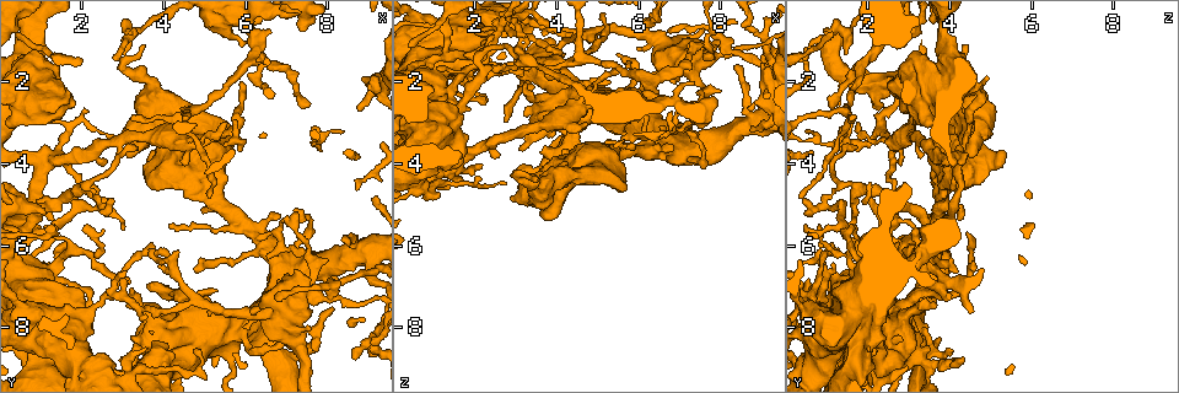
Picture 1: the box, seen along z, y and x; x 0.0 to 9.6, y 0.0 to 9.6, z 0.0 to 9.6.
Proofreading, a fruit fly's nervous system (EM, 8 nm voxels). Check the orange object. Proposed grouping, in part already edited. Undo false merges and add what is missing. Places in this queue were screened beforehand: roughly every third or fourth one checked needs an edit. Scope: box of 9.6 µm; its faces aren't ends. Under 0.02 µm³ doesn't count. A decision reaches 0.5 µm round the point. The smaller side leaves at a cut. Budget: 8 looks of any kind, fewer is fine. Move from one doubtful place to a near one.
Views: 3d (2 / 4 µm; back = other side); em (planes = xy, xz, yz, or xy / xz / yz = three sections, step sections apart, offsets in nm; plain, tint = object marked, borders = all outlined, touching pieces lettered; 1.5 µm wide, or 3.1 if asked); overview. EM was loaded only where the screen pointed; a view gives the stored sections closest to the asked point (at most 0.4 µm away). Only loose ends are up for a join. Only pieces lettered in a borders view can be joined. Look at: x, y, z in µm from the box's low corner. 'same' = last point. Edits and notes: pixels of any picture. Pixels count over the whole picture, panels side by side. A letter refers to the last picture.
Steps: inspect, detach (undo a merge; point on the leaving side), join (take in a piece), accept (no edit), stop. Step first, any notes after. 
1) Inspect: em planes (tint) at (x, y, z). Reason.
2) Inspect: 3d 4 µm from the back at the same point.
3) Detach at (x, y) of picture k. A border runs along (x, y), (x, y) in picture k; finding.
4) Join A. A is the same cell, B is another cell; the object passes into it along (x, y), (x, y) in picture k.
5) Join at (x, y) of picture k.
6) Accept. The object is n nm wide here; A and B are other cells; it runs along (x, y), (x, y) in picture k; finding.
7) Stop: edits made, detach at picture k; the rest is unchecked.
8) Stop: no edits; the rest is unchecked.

Inspect: em xy step 4 (borders) at (7.50, 2.55, 1.15). Free end.

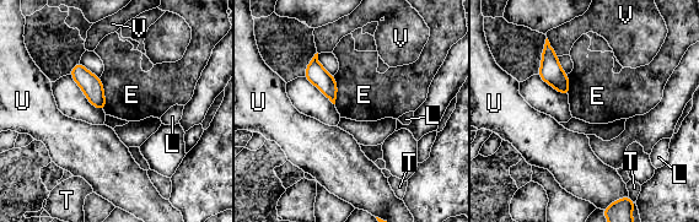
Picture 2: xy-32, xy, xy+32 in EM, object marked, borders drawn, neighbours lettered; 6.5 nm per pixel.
Inspect: em xz step 8 (borders) at the same point.

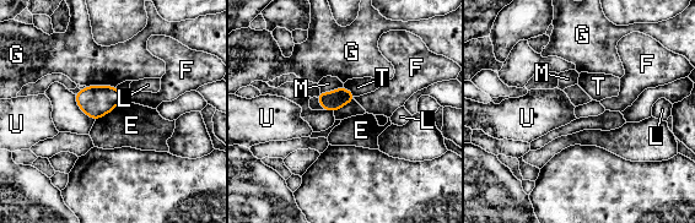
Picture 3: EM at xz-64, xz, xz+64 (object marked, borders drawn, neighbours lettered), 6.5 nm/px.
Accept. The object is 130 nm wide here; E, F, G, L, M, T and U are other cells; a border runs along (120, 102), (95, 121) in picture 3; no lettered piece goes on from it.

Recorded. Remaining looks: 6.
Inspect: em xy step 8 (tint) at (7.50, 6.10, 2.40). Narrows sharply.

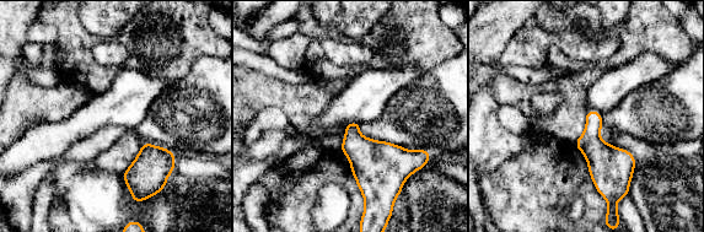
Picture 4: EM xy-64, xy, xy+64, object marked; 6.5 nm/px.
Inspect: em planes (borders) at the same point. Cut it another way.

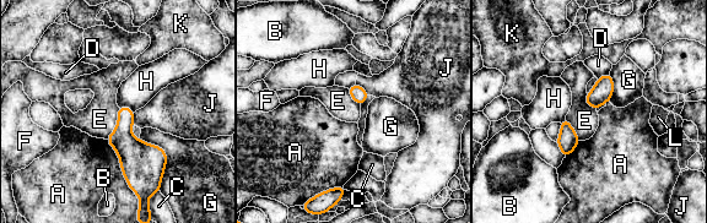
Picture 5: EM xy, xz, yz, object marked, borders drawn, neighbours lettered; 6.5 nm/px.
Accept. A, B, C, D, E, F, G, H, J, K and L are other cells; a border runs along (118, 107), (117, 126), (106, 139) in picture 5; one neuron here.

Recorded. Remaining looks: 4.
Inspect: 3d 4 µm at (2.70, 7.15, 0.60).

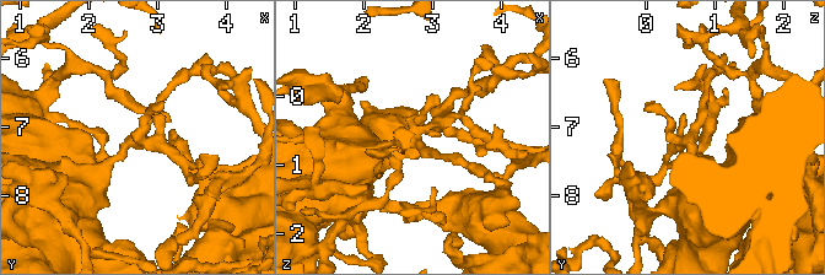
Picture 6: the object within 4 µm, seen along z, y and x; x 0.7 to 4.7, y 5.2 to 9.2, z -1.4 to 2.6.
Inspect: em planes (borders) at (2.70, 7.25, 0.60). 4 arms meet here; now the EM.

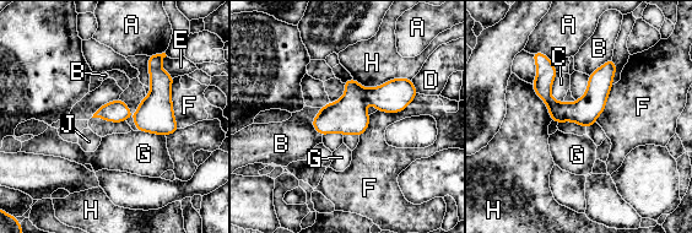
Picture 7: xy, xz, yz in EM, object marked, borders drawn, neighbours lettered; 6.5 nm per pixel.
Detach at (394, 96) of picture 7. The longest contact is with H, 380 nm; A, B, C, D, E, F, G, H and J are other cells; a border runs along (367, 88), (365, 99) in picture 7; a second neuron is stuck on.

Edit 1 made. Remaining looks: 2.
Stop: edits made, detach at picture 7; the rest is unchecked.

